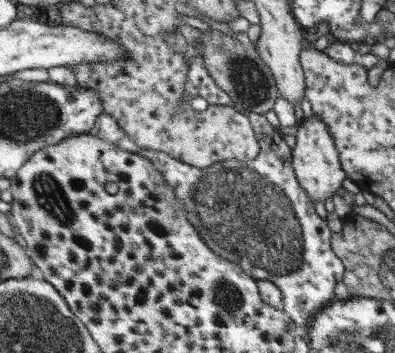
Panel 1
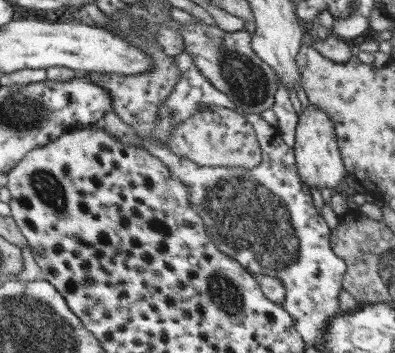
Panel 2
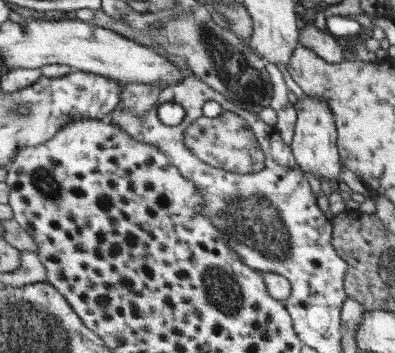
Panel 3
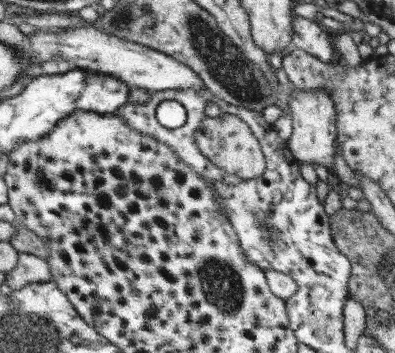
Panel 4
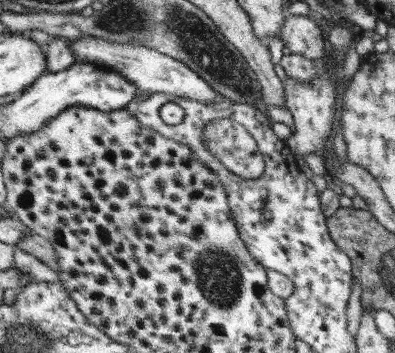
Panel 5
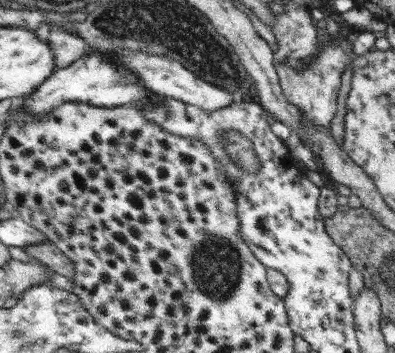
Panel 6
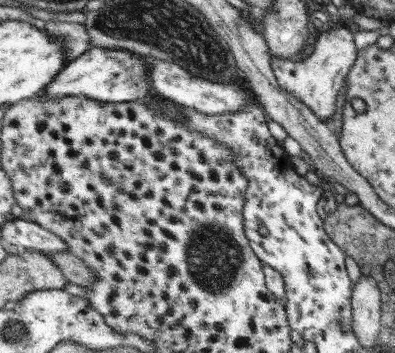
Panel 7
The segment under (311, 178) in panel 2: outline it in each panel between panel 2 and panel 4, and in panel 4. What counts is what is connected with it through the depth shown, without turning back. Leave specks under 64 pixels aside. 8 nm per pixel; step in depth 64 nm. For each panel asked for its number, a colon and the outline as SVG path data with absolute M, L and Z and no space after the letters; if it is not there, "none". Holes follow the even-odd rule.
3: M301 98L297 100L297 130L293 138L293 152L297 156L299 166L303 168L305 174L313 174L315 178L323 178L329 182L339 182L341 166L345 166L341 158L341 148L339 148L339 128L337 128L337 116L333 110L323 102L321 98Z
4: M293 90L291 98L289 98L289 108L293 112L293 126L295 126L295 134L289 140L289 148L293 150L293 154L297 156L297 160L301 164L307 166L325 166L327 172L335 172L335 144L339 144L339 114L337 114L337 106L333 102L333 98L329 96L329 92L325 90Z

